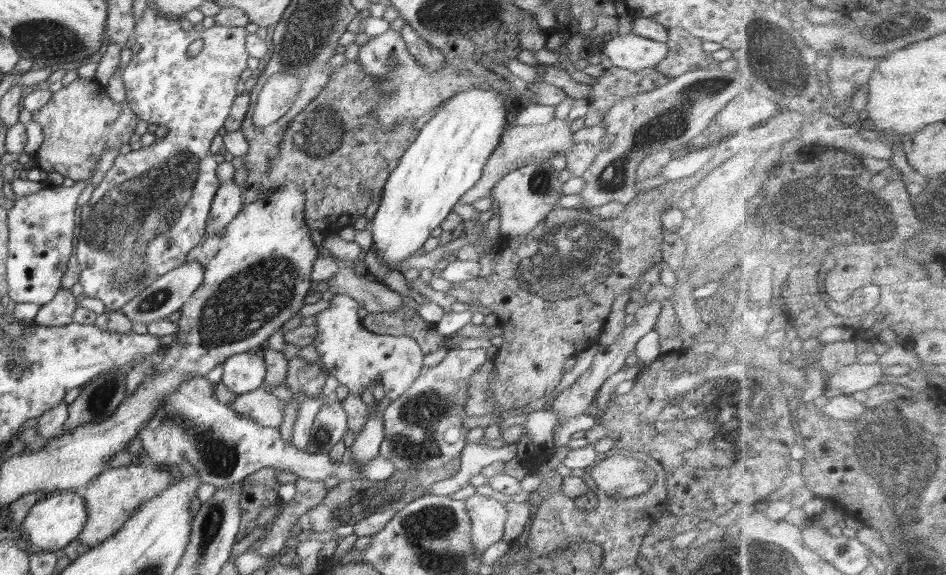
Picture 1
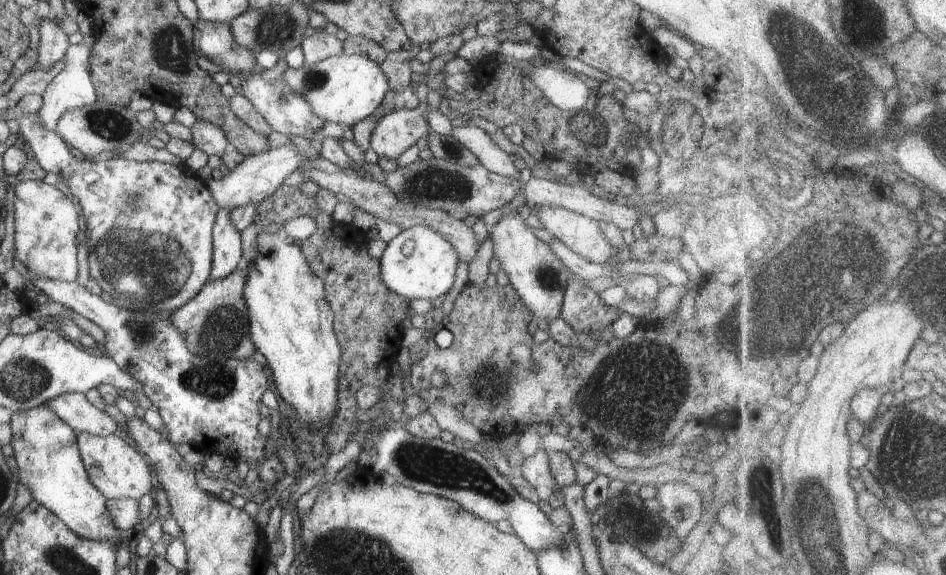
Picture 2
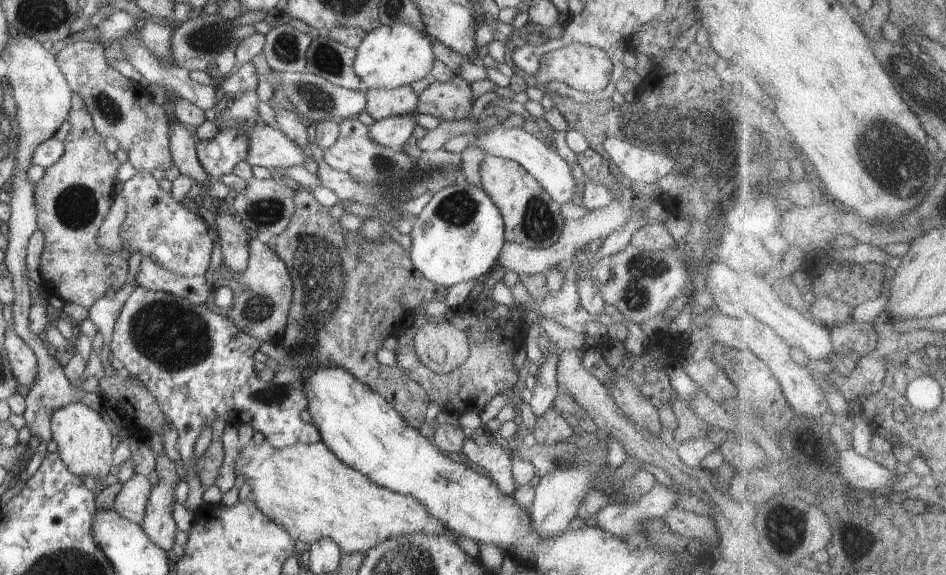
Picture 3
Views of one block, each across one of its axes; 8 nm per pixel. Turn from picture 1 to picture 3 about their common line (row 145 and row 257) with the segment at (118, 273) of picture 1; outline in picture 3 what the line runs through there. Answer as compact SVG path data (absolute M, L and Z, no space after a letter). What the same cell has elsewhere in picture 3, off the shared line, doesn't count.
M137 172L126 181L121 195L126 199L126 216L119 230L124 248L135 253L135 258L152 258L152 262L172 274L204 275L210 264L214 239L200 214L184 208L182 202L174 201L171 192L163 190L149 172Z

